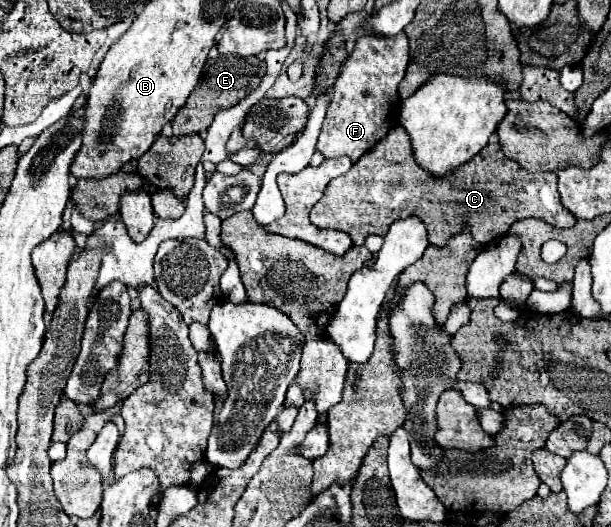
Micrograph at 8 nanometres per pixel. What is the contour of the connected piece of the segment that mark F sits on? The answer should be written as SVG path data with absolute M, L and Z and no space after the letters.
M405 31L397 33L395 37L381 37L373 33L361 35L341 65L341 71L331 89L317 151L321 151L325 157L347 155L353 161L359 161L361 155L373 149L373 145L377 145L377 141L389 133L391 125L397 125L401 109L397 87L405 77L407 61L409 39Z

